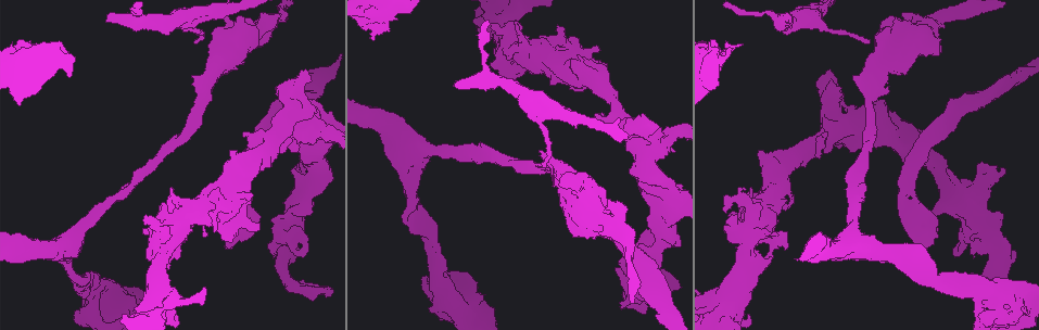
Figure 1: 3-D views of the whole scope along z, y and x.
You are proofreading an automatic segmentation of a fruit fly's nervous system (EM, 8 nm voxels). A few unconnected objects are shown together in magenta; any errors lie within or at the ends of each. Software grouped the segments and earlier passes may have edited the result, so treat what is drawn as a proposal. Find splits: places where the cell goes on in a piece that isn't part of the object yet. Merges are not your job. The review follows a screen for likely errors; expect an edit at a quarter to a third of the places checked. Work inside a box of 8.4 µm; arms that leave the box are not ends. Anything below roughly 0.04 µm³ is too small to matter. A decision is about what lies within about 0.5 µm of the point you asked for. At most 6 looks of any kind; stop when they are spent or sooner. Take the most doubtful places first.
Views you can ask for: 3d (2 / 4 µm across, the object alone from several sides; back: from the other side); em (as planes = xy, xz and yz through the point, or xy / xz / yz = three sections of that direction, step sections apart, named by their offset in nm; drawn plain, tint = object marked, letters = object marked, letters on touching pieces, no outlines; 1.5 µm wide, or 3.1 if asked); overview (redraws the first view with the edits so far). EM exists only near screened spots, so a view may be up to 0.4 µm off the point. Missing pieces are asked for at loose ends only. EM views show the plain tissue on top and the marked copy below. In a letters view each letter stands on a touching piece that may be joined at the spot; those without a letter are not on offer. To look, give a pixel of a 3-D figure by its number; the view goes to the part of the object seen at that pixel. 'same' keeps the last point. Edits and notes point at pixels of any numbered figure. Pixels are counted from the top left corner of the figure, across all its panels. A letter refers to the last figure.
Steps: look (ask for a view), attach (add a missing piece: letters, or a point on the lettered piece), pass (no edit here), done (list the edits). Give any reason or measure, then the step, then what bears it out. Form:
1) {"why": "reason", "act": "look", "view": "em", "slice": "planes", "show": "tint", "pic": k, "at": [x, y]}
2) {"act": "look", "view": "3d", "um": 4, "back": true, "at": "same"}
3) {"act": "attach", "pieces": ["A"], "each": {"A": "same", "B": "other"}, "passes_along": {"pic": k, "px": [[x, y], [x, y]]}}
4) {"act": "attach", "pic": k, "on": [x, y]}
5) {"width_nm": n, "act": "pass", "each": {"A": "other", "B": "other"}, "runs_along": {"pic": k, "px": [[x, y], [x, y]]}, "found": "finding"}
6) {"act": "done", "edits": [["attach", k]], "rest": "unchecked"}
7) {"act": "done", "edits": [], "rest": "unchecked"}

{"why": "free end", "act": "look", "view": "em", "slice": "planes", "show": "letters", "pic": 1, "at": [579, 91]}

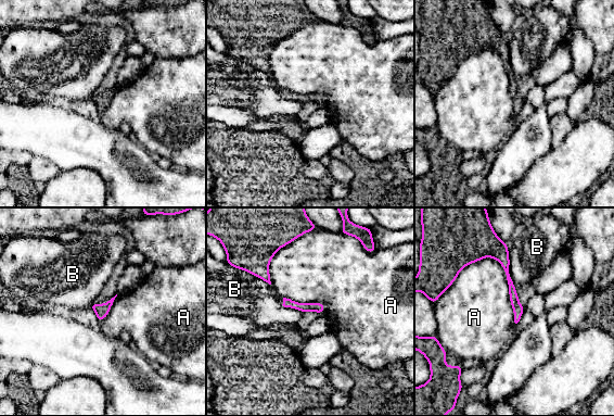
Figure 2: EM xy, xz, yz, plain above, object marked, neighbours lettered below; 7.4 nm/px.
{"act": "pass", "each": {"A": "other", "B": "other"}, "runs_along": {"pic": 2, "px": [[499, 251], [512, 288], [516, 318]]}, "found": "none of them fits"}

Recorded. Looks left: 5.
{"why": "branch stops here", "act": "look", "view": "3d", "um": 2, "back": true, "pic": 1, "at": [926, 244]}

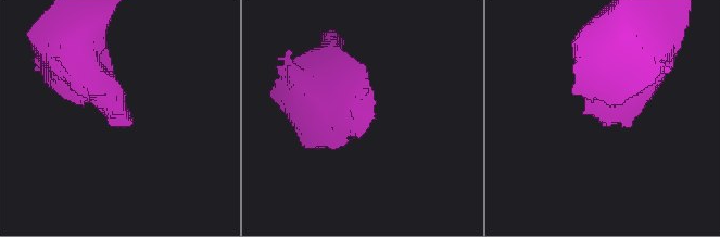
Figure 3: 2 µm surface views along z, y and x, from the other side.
{"act": "look", "view": "em", "slice": "xy", "step": 8, "show": "tint", "pic": 3, "at": [128, 125]}

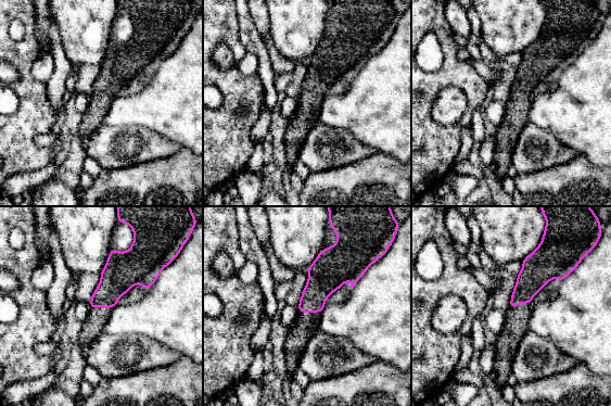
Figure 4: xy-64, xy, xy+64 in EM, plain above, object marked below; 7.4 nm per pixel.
{"why": "another direction", "act": "look", "view": "em", "slice": "planes", "show": "letters", "at": "same"}

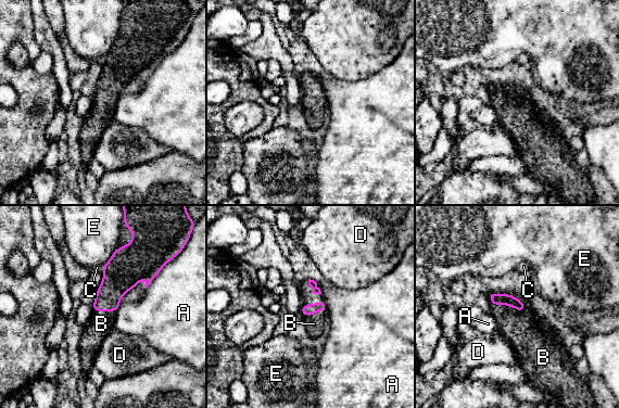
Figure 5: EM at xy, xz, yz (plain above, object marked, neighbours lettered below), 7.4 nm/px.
{"longest_contact_nm": ["B", 260], "act": "attach", "pieces": ["B"], "each": {"A": "other", "B": "same", "C": "other", "D": "other", "E": "other"}, "found": "it goes on there"}

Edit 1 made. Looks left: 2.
{"why": "branch stops here", "act": "look", "view": "3d", "um": 2, "back": true, "pic": 1, "at": [952, 131]}

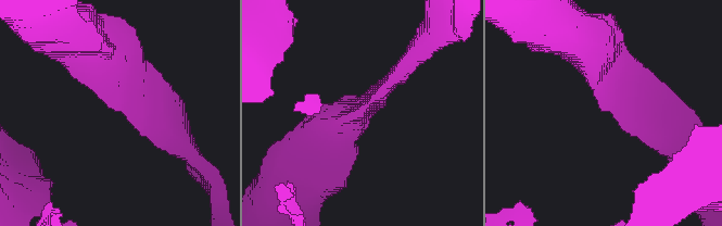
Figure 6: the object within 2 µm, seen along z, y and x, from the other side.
{"why": "need the tissue", "act": "look", "view": "em", "slice": "planes", "show": "letters", "pic": 6, "at": [114, 109]}

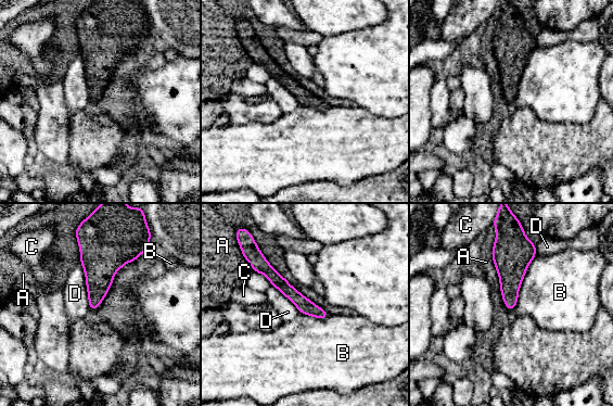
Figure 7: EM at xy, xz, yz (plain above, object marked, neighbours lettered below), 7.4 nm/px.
{"width_nm": 120, "act": "pass", "each": {"A": "other", "B": "other", "C": "other", "D": "other"}, "border": {"pic": 7, "px": [[535, 256], [526, 270], [513, 309]]}, "found": "no lettered piece goes on from it"}

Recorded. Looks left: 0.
{"act": "done", "edits": [["attach", 5]], "rest": "unchecked"}

